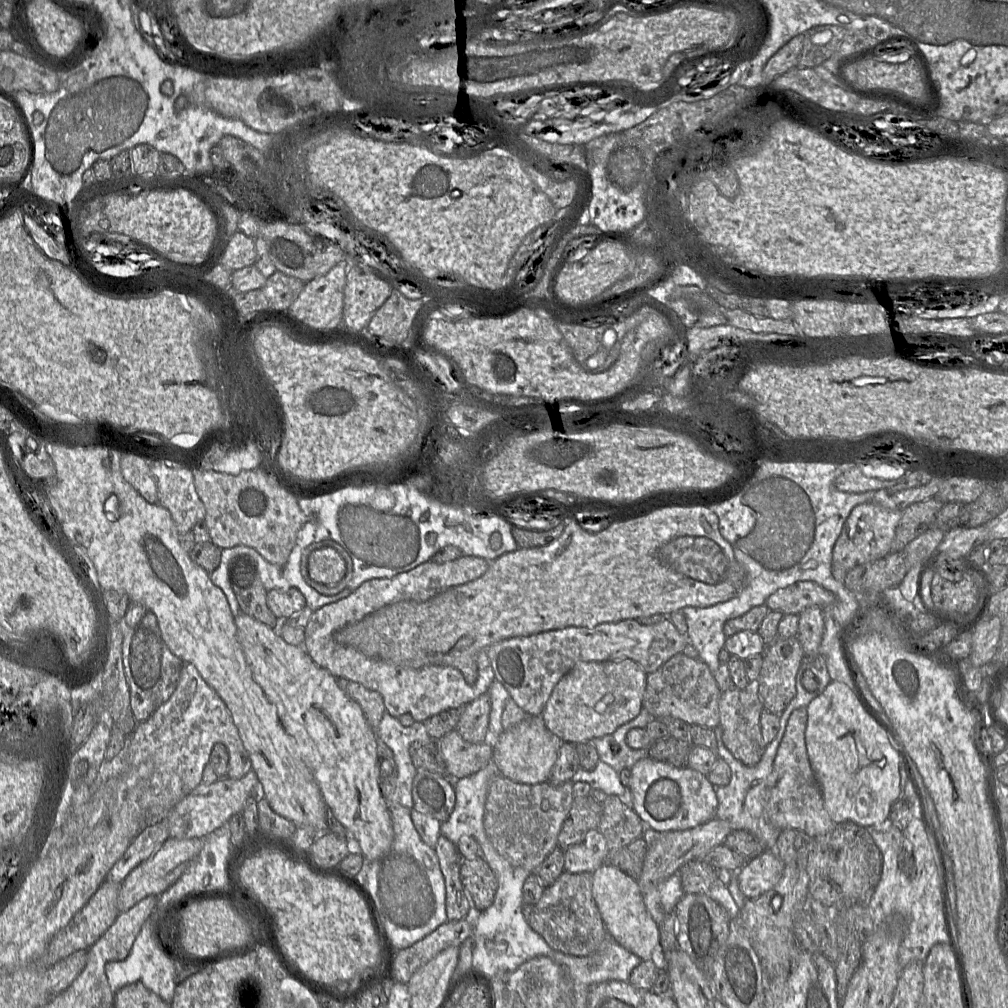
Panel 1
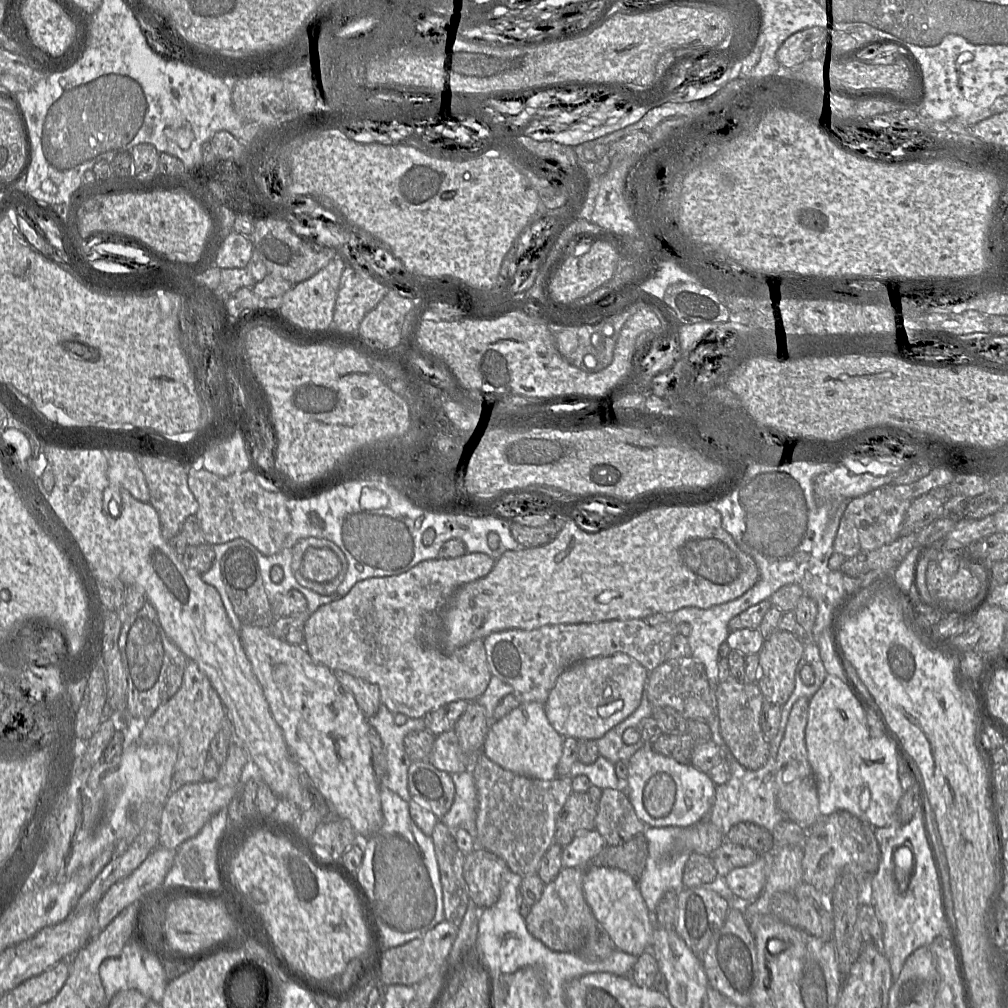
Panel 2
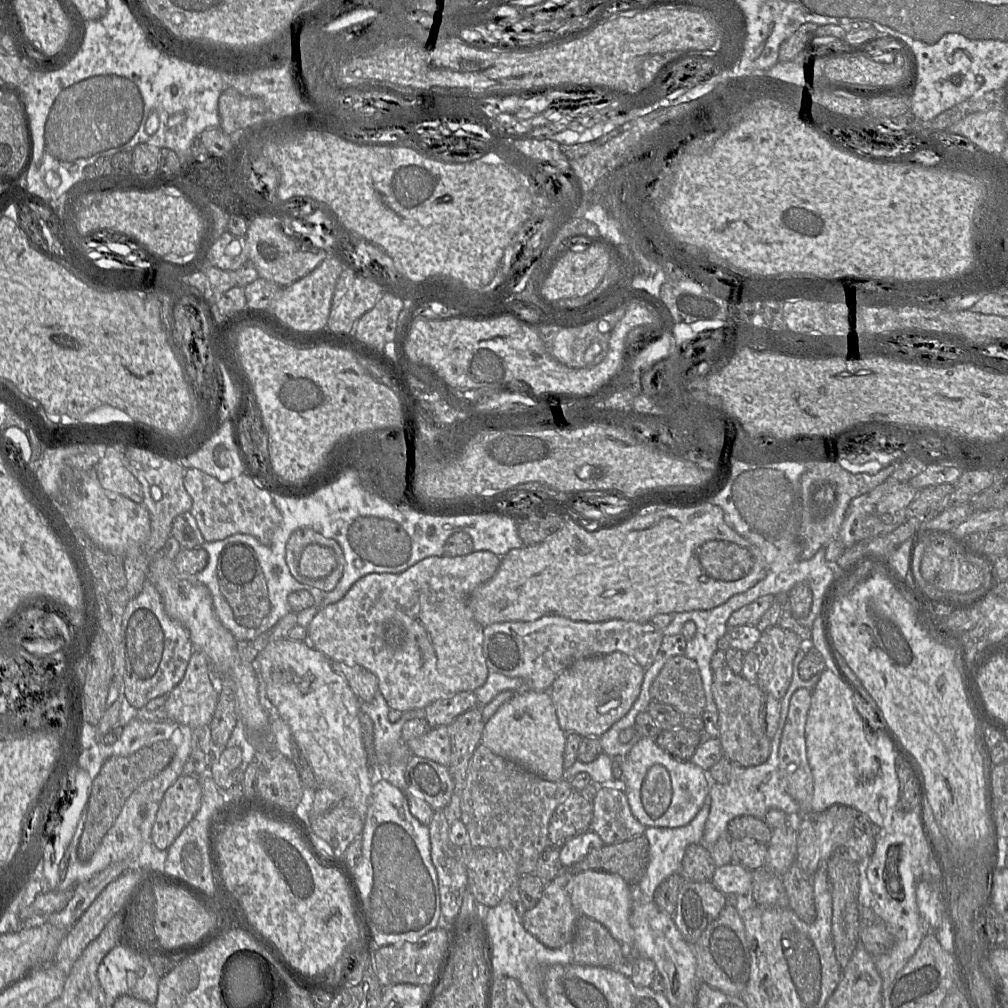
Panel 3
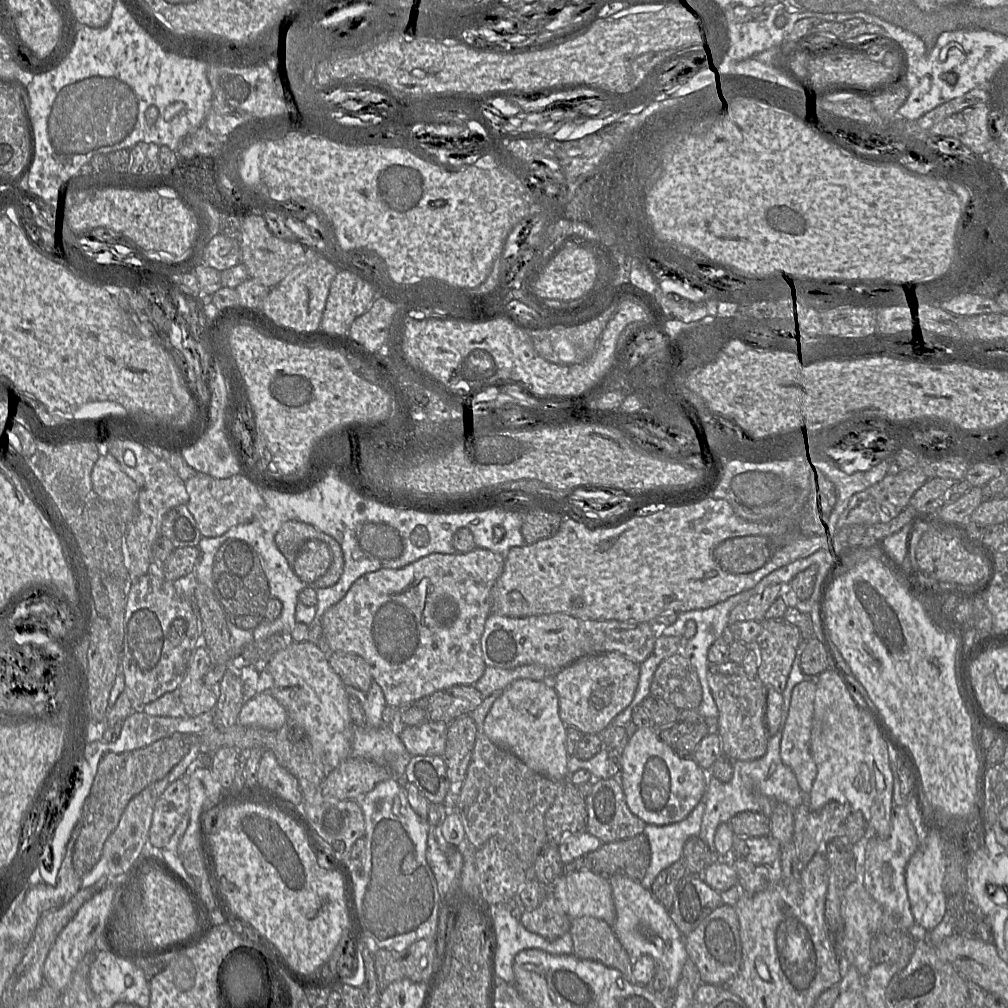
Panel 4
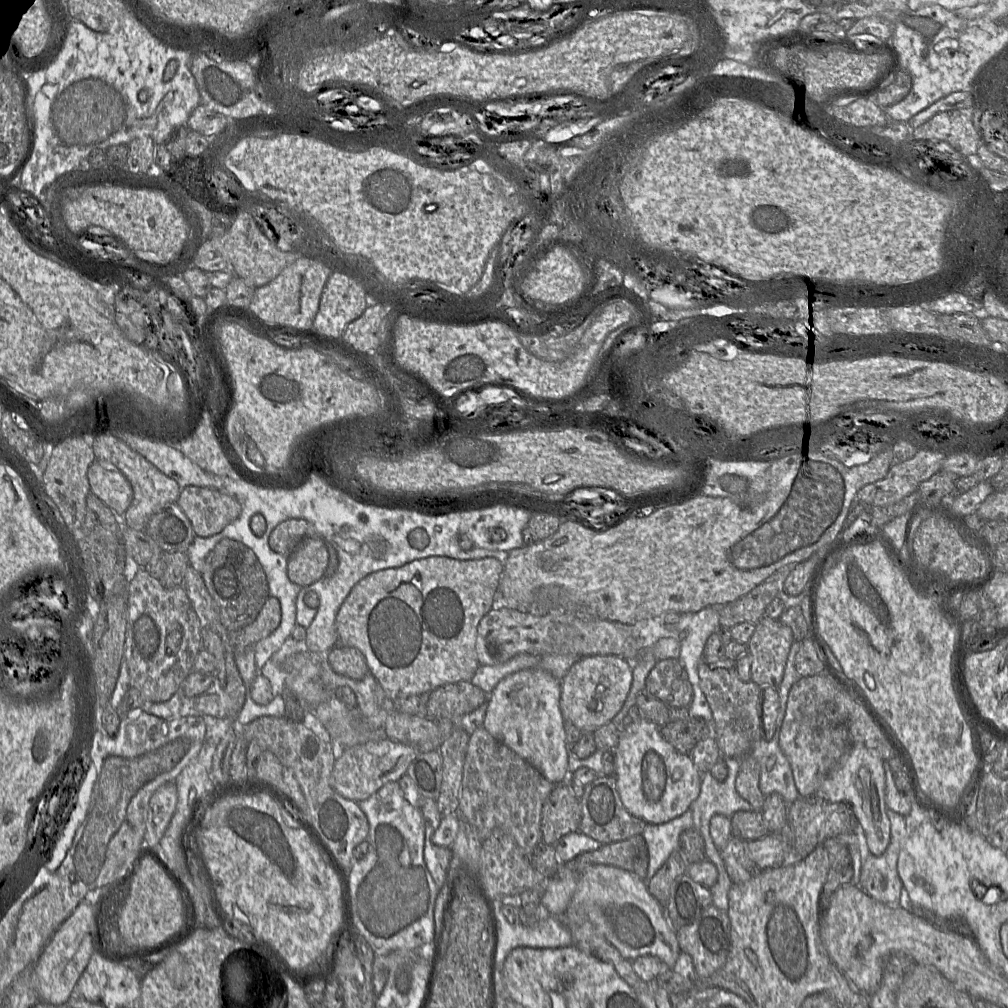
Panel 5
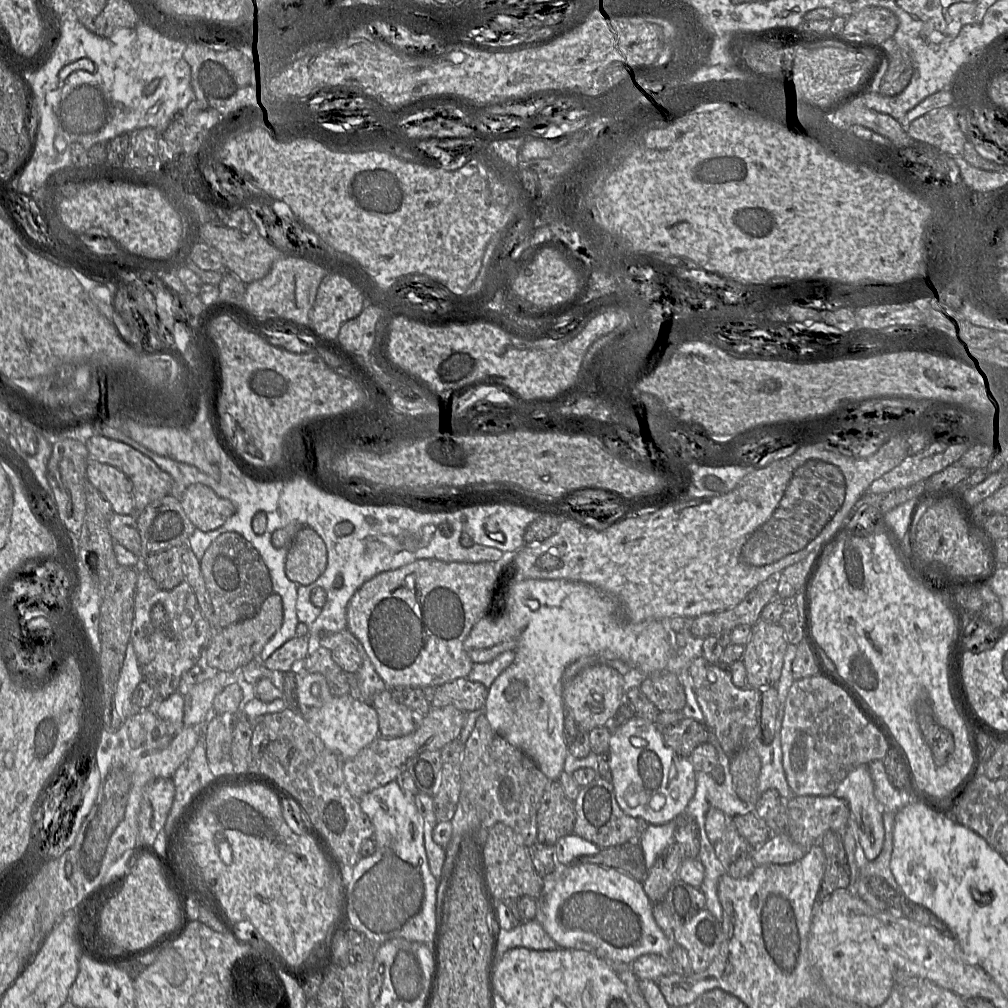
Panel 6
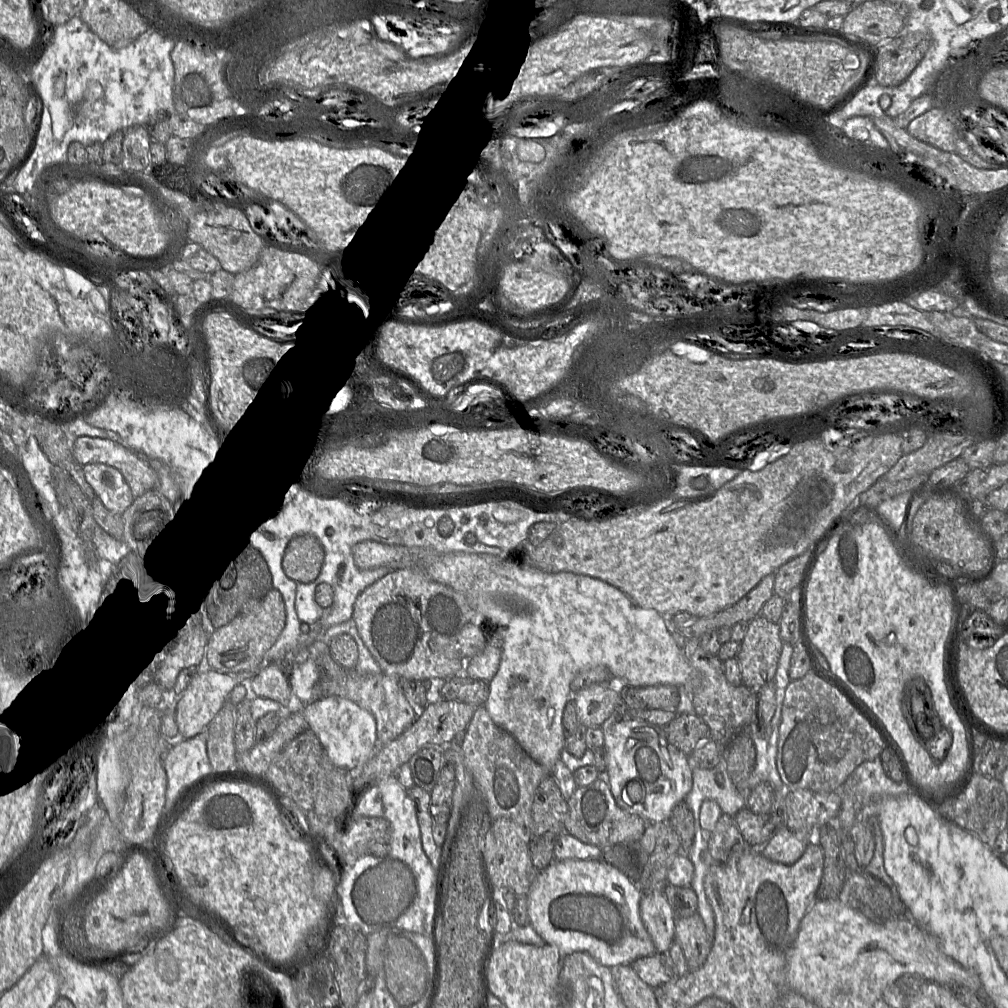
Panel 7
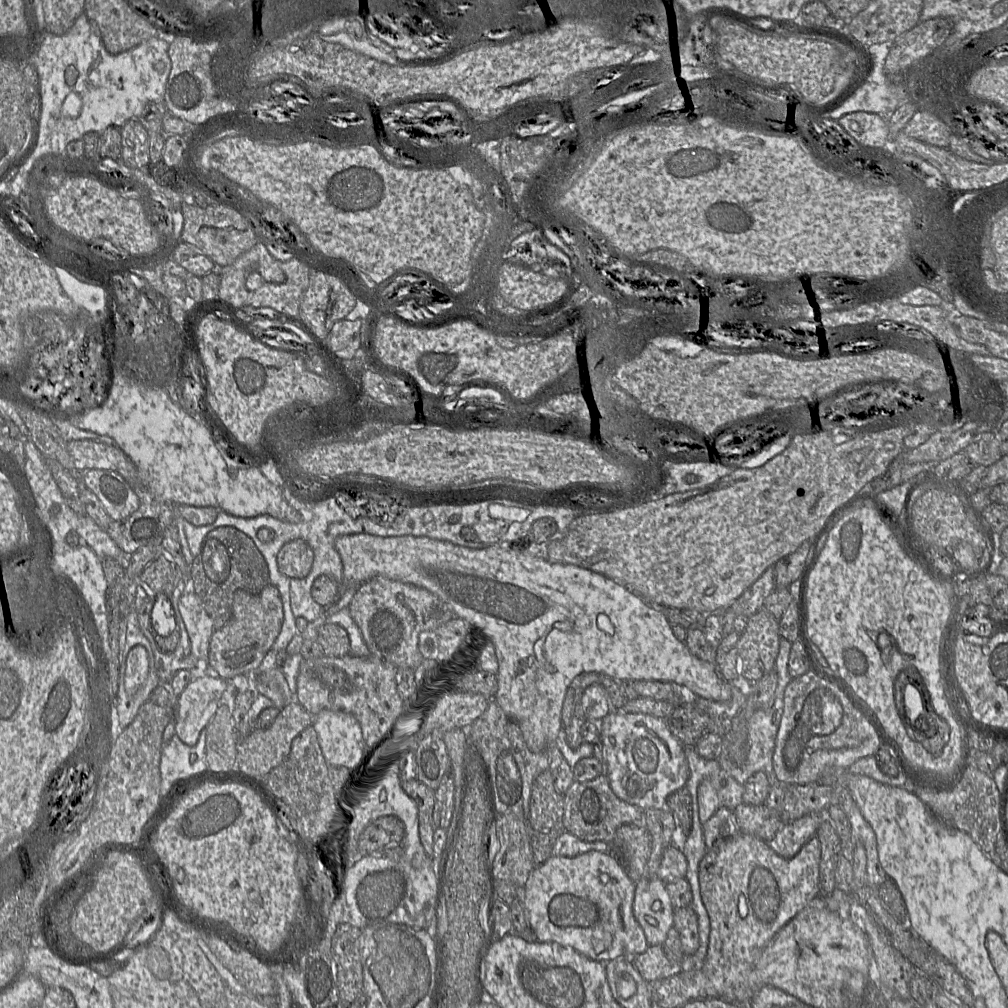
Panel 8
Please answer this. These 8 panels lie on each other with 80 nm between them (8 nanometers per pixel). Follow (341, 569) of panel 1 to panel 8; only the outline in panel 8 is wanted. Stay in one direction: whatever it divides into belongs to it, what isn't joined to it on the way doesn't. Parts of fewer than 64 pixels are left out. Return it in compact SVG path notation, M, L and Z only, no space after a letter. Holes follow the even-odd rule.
M296 539L283 545L277 555L277 565L288 578L305 578L311 571L314 552L303 539Z

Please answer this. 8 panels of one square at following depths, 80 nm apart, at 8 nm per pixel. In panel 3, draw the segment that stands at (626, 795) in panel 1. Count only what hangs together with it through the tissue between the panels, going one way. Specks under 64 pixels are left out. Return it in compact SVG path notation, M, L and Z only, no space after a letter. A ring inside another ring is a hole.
M603 752L590 763L583 763L577 759L565 770L565 778L571 780L575 775L581 772L588 773L591 777L591 782L596 785L610 785L618 790L624 791L622 780L615 780L613 777L611 758Z

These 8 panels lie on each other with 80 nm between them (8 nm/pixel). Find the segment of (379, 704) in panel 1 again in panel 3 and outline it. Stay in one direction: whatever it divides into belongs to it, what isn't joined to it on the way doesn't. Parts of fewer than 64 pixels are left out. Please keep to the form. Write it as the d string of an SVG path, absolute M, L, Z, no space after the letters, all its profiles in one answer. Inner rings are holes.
M331 661L332 669L341 675L362 702L371 701L378 690L377 677L369 670L353 664Z

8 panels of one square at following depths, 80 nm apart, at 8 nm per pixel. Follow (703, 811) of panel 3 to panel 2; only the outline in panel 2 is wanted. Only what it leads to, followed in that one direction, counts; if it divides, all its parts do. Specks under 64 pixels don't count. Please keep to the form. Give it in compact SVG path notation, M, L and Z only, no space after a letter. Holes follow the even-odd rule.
M646 827L643 832L648 845L648 857L646 866L640 879L637 881L639 892L644 900L648 911L653 915L658 902L668 891L679 892L684 888L682 874L686 861L691 853L672 854L673 843L685 830L684 827Z

